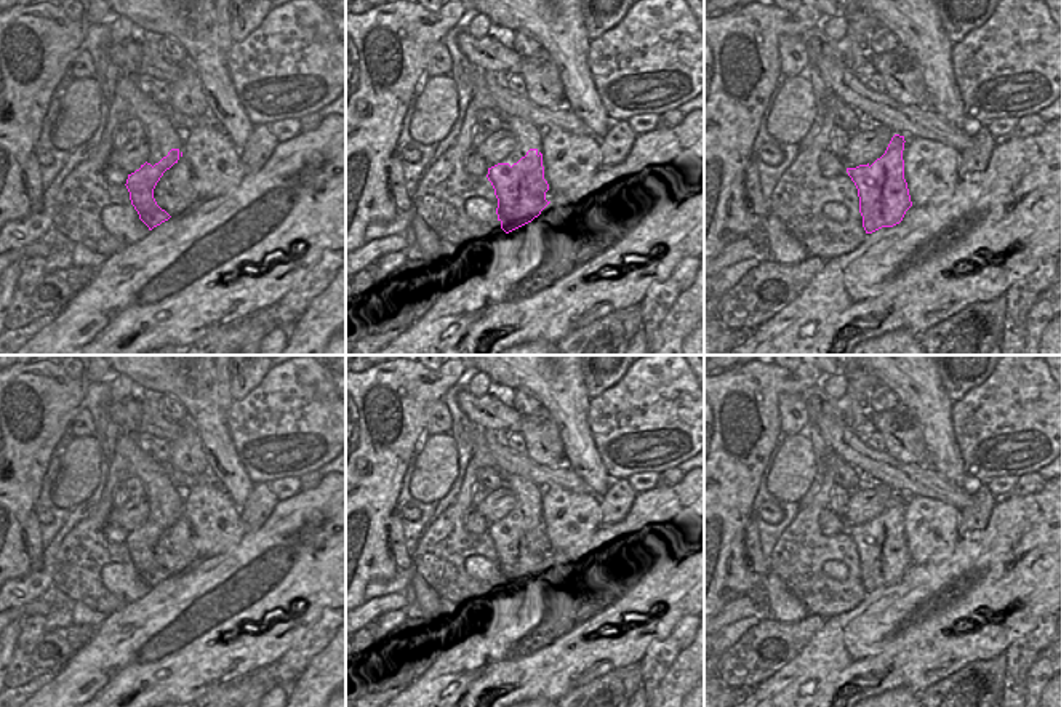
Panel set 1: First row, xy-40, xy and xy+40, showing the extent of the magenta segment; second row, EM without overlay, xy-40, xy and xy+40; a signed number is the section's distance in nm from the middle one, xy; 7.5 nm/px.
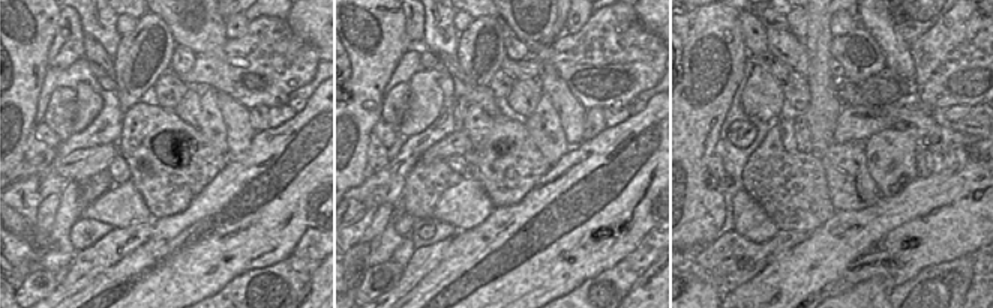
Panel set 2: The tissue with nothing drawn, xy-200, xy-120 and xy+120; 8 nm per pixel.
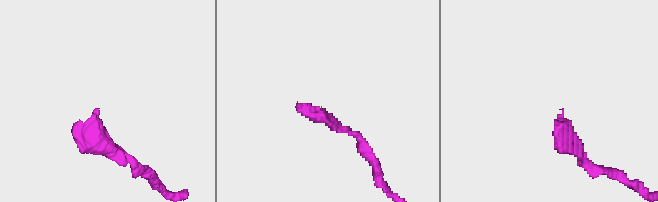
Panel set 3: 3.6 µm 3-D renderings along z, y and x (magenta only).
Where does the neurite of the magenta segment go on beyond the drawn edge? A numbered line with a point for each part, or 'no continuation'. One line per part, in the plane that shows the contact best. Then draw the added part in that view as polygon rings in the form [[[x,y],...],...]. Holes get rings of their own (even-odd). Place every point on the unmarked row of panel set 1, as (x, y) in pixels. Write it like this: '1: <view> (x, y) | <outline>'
1: xy+40 (802, 549) | [[[826,470],[813,502],[800,509],[770,557],[771,573],[781,577],[811,616],[826,619],[855,609],[867,593],[858,547],[848,531],[824,536],[819,529],[819,513],[829,507],[834,486],[834,478]],[[831,560],[847,566],[845,581],[831,579],[823,573],[823,565]]]

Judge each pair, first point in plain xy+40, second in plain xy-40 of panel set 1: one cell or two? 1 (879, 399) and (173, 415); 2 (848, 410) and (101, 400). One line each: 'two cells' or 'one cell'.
1: one cell
2: two cells

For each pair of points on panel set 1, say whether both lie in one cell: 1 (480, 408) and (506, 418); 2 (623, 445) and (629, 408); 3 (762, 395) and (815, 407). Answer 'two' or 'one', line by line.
1: one
2: one
3: two

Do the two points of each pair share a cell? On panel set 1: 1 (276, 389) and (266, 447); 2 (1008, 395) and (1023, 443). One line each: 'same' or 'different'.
1: same
2: same

